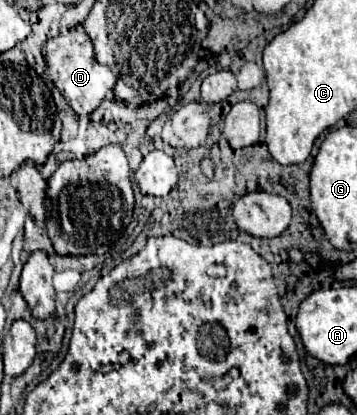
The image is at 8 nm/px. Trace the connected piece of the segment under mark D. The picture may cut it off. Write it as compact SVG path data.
M81 25L71 29L71 31L59 33L55 39L49 39L45 43L43 57L47 61L47 71L49 71L51 81L61 91L61 95L67 101L67 105L79 117L91 115L101 105L103 97L107 95L107 91L113 89L113 85L117 81L117 77L113 75L113 71L109 67L105 67L105 65L95 61L91 39L87 37L87 33L85 33L85 29Z

